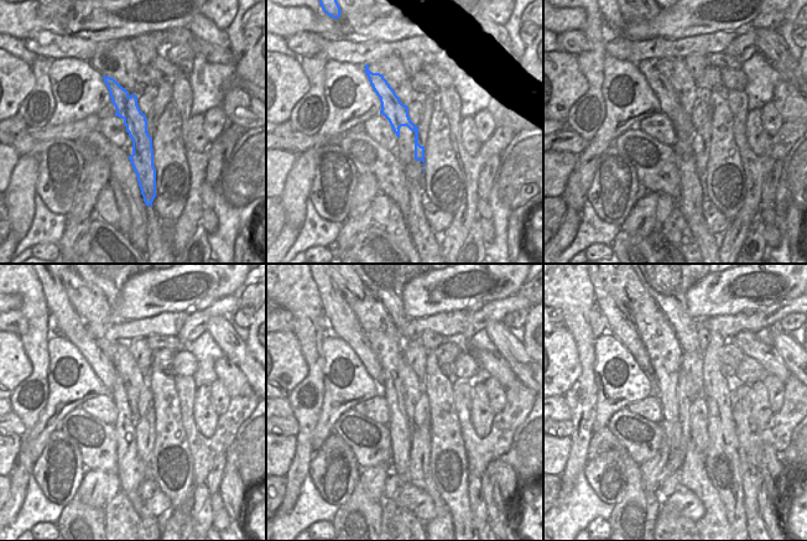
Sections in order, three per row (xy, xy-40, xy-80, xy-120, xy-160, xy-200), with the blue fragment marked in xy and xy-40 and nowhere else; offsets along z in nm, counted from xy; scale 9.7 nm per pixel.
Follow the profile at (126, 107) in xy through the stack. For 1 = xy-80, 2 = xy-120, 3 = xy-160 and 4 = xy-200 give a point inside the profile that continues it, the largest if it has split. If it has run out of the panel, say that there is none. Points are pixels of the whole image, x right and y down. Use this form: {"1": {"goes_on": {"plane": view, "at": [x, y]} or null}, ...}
{"1": {"goes_on": {"plane": "xy-80", "at": [668, 104]}}, "2": {"goes_on": {"plane": "xy-120", "at": [67, 322]}}, "3": {"goes_on": {"plane": "xy-160", "at": [340, 317]}}, "4": {"goes_on": {"plane": "xy-200", "at": [620, 323]}}}

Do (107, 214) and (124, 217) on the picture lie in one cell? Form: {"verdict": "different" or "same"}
{"verdict": "different"}

